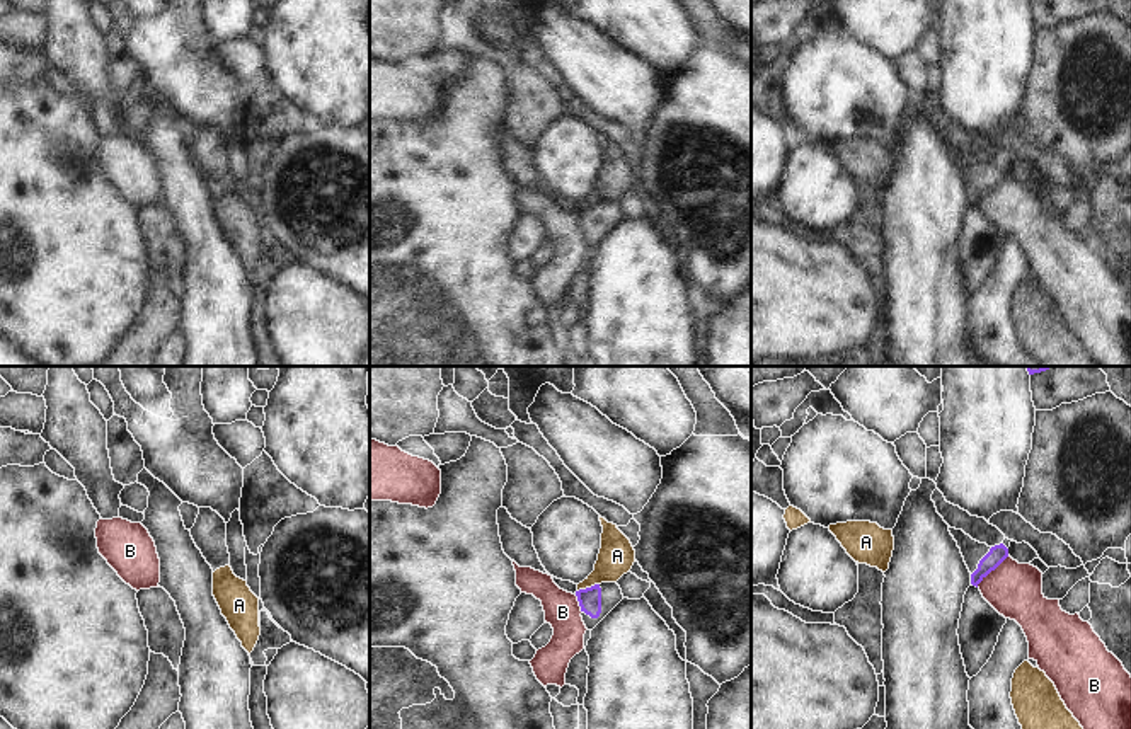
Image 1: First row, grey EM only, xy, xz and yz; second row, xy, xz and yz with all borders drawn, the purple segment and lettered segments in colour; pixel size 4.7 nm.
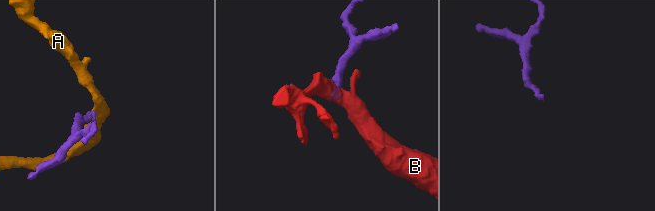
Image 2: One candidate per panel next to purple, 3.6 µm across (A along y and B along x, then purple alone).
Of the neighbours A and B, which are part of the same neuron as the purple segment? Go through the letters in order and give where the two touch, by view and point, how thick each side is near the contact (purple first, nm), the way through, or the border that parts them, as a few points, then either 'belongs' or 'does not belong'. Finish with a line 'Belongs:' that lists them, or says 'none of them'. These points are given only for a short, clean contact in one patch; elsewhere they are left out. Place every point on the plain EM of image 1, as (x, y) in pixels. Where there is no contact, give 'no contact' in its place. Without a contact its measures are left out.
A: meets purple in xz at (588, 206); 110 nm thick on the purple side, 170 nm on the other; border along xz (598, 201), (578, 210); does not belong
B: meets purple in yz at (992, 188); 90 nm thick on the purple side, 260 nm on the other; border along yz (1009, 174), (976, 205); does not belong
Belongs: none of them

